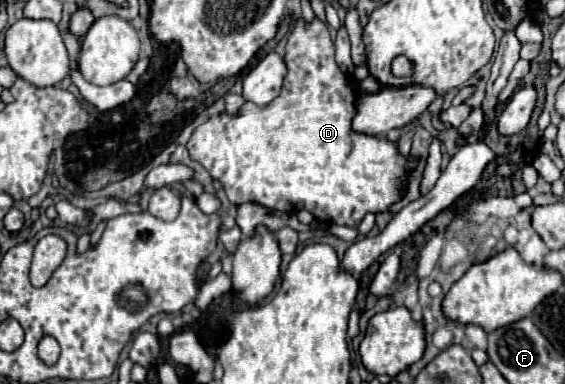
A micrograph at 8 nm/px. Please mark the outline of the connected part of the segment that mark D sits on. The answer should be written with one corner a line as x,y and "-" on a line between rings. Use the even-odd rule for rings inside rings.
303,18
295,20
287,38
283,60
287,76
283,78
279,96
267,106
245,102
237,116
227,116
225,112
211,116
193,132
187,144
191,158
203,164
203,168
225,186
229,202
237,206
245,202
259,202
281,212
299,212
305,208
319,222
357,226
367,212
379,214
399,202
403,188
409,182
409,174
417,168
419,158
399,154
397,144
387,138
353,132
351,120
357,112
359,94
355,84
335,62
335,46
329,38
327,24
319,18
313,18
311,24

